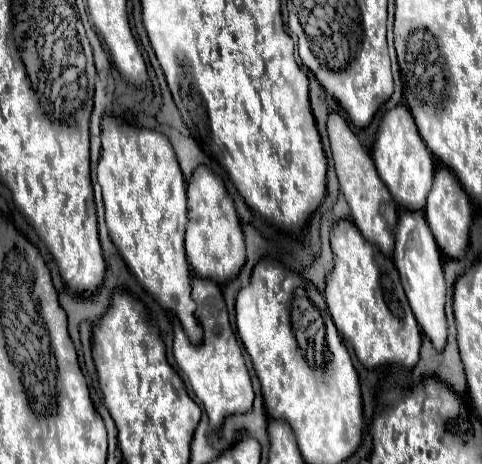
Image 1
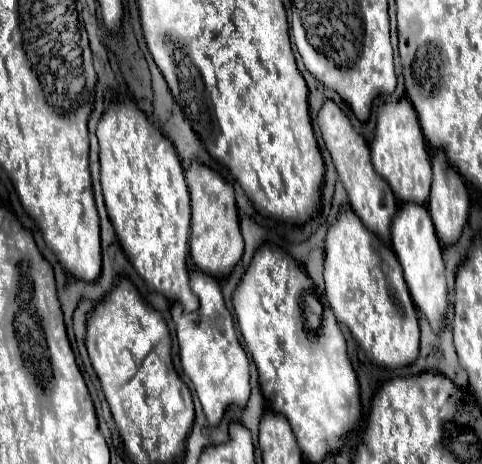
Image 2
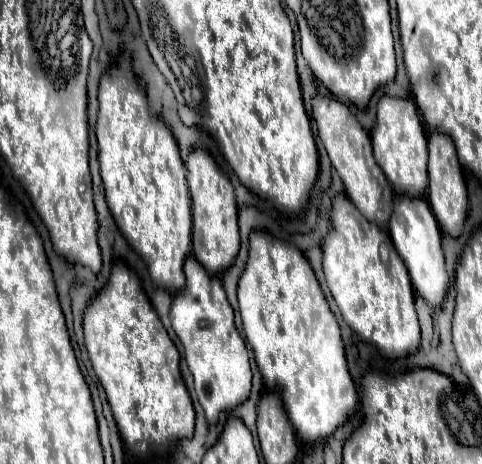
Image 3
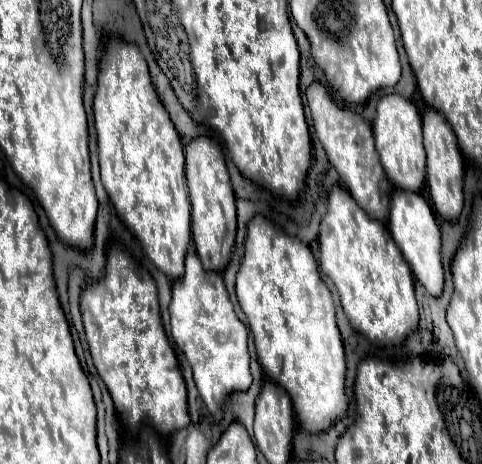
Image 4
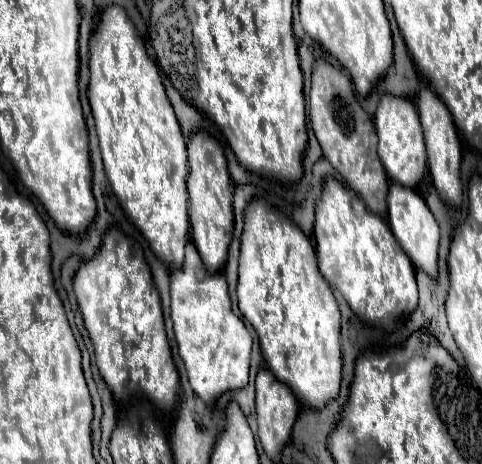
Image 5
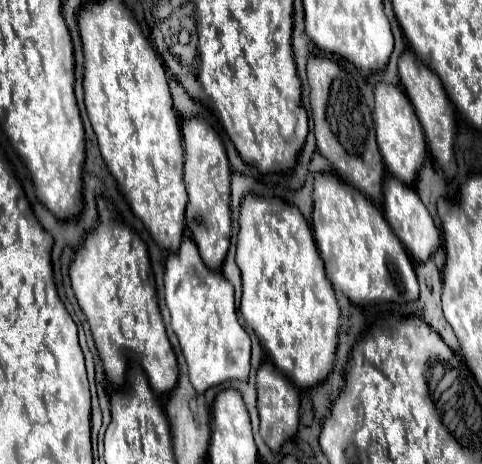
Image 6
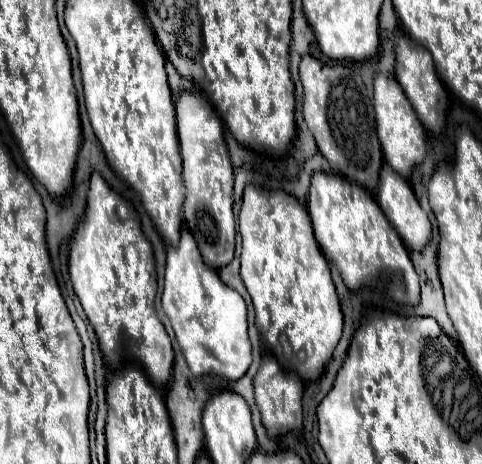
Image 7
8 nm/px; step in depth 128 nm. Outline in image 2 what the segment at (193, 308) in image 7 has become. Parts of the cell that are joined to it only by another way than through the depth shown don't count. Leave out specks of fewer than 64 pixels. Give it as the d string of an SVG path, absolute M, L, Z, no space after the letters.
M200 270L190 272L190 288L200 300L198 320L186 314L180 304L172 304L172 320L176 324L178 344L180 344L180 364L184 374L192 380L196 394L200 398L202 410L210 426L218 426L224 410L230 406L244 408L250 398L250 362L244 348L238 342L234 322L226 310L218 282L212 276L204 276Z

